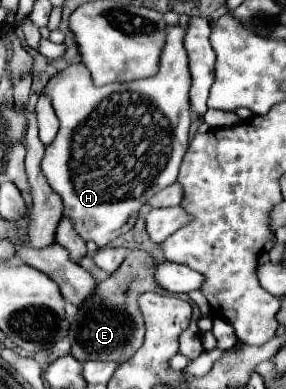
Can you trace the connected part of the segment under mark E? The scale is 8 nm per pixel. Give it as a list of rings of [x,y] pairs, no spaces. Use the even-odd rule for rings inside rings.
[[[133,248],[129,250],[127,258],[119,266],[117,272],[113,272],[107,280],[103,280],[97,286],[97,292],[93,298],[89,298],[77,312],[75,322],[69,330],[69,340],[73,348],[73,356],[81,362],[85,360],[115,360],[125,362],[129,360],[139,344],[143,342],[143,322],[139,320],[139,286],[145,286],[143,292],[151,292],[151,282],[155,282],[155,266],[157,260],[147,254],[145,250]]]

